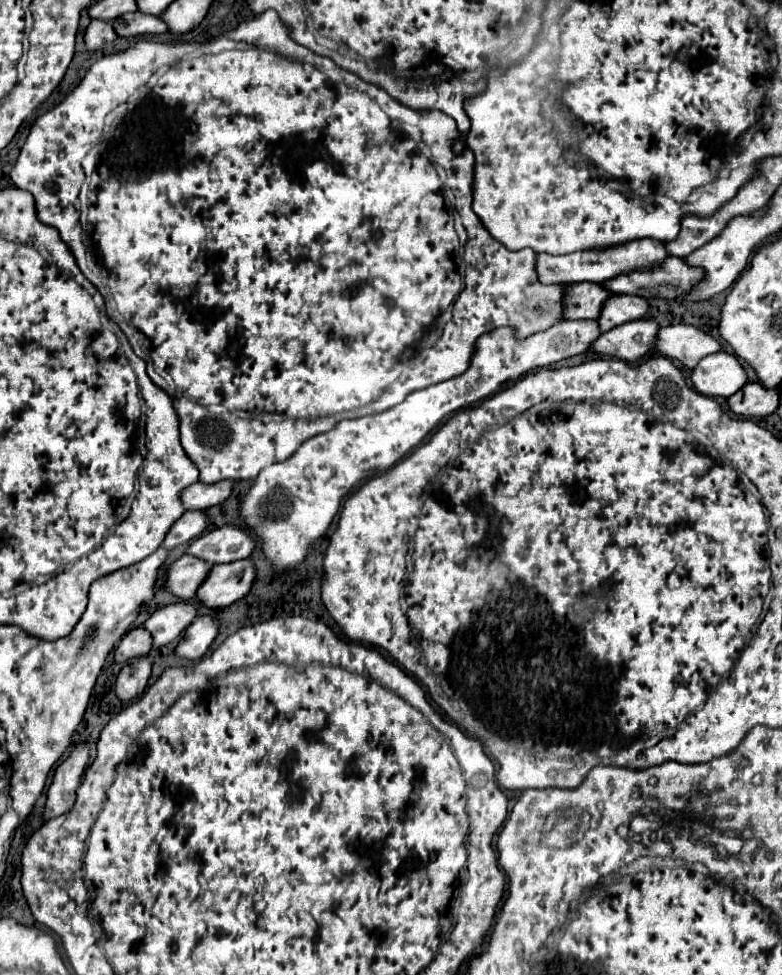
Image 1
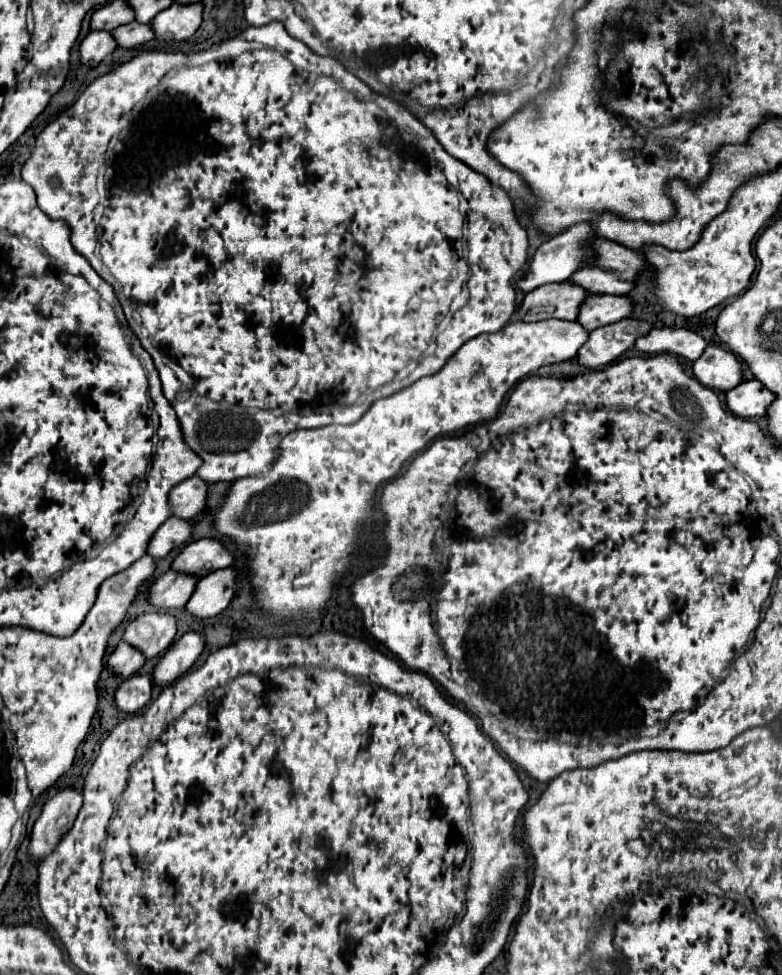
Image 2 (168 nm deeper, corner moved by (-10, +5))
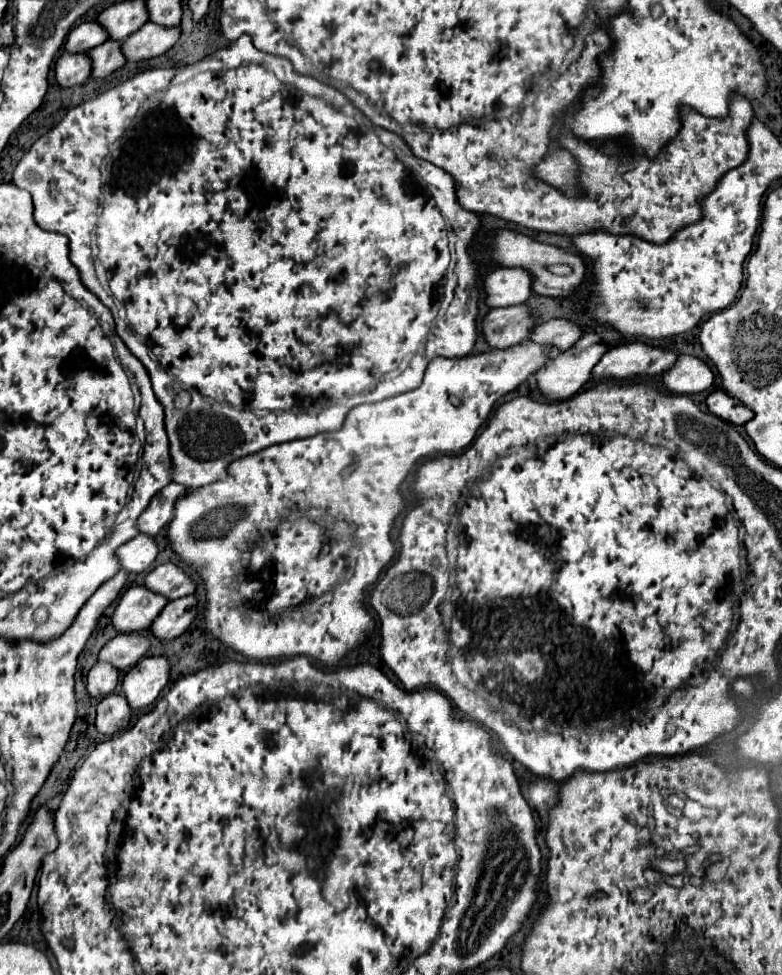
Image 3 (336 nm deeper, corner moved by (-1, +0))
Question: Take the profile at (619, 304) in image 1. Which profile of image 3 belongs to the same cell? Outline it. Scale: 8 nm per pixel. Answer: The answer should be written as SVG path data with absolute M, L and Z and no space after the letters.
M552 319L548 323L538 325L528 341L532 343L540 343L542 347L552 347L558 351L564 351L566 347L572 347L578 339L580 339L582 331L576 323L568 321L568 319Z

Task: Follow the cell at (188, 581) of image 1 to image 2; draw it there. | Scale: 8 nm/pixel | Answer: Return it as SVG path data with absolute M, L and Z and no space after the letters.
M171 568L153 582L149 588L149 600L163 610L183 608L189 602L197 580L199 578L187 578L187 574L177 574L177 570Z

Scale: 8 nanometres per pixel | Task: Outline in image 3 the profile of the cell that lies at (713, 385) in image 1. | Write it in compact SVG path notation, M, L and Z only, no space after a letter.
M680 355L676 363L662 373L662 383L670 393L694 395L712 387L712 369L692 355Z

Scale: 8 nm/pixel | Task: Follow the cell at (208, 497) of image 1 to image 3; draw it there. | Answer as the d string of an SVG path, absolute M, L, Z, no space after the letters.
M168 483L160 493L152 497L150 505L136 521L136 529L150 537L158 535L160 529L164 529L172 519L172 507L180 495L184 495L184 487L180 487L178 483Z

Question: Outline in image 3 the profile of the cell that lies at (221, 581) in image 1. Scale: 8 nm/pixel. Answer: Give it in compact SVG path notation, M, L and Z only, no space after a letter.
M188 595L184 599L170 601L150 625L150 633L160 641L170 641L182 635L196 617L196 597Z

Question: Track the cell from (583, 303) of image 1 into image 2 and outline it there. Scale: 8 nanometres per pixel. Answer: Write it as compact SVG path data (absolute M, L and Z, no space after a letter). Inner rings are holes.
M571 282L545 284L525 294L519 308L519 318L525 322L547 318L577 320L577 310L585 298L589 298L589 294L585 294L581 286L573 286ZM535 308L539 308L539 312L533 312Z

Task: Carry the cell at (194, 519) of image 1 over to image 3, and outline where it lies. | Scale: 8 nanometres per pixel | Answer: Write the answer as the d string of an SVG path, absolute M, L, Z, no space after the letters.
M136 535L134 539L130 539L128 543L116 549L120 569L130 575L138 575L150 569L156 555L158 555L158 545L154 537L148 537L148 535Z

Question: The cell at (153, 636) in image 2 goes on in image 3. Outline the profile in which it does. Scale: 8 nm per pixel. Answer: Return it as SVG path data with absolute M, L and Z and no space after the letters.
M122 633L122 635L116 635L114 639L110 639L100 649L98 661L106 661L112 667L116 667L118 671L128 671L144 657L148 647L150 647L150 641L146 635Z

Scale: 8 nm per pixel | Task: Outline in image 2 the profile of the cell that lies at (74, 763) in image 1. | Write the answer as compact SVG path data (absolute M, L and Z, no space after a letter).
M69 786L43 804L43 812L31 832L29 854L33 858L41 860L55 848L59 838L69 830L69 826L73 826L81 802L81 792Z

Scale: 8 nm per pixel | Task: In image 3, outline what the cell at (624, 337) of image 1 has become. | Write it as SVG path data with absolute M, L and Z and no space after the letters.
M586 333L582 335L574 347L560 351L556 355L552 355L544 367L540 367L540 371L536 371L536 383L538 383L538 391L550 399L550 401L564 401L572 395L576 395L588 381L590 381L590 373L594 369L594 365L602 359L602 355L606 353L606 345L598 341L596 333Z

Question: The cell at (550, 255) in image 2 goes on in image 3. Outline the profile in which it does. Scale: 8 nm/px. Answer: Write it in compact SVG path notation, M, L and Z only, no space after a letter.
M494 269L484 277L488 307L522 305L532 295L532 277L524 269Z

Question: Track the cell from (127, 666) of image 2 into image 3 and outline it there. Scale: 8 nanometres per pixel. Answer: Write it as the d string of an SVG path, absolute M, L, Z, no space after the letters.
M96 663L88 673L86 691L90 697L106 697L116 691L118 685L118 669L114 669L110 663Z

